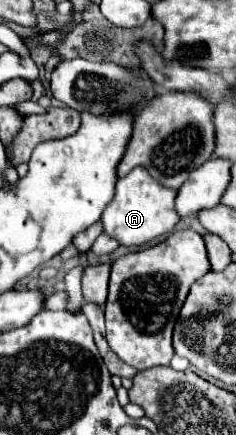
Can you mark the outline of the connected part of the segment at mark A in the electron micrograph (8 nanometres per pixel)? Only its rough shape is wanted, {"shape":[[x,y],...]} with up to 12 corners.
{"shape":[[134,168],[116,182],[104,232],[140,246],[180,222],[176,190]]}

